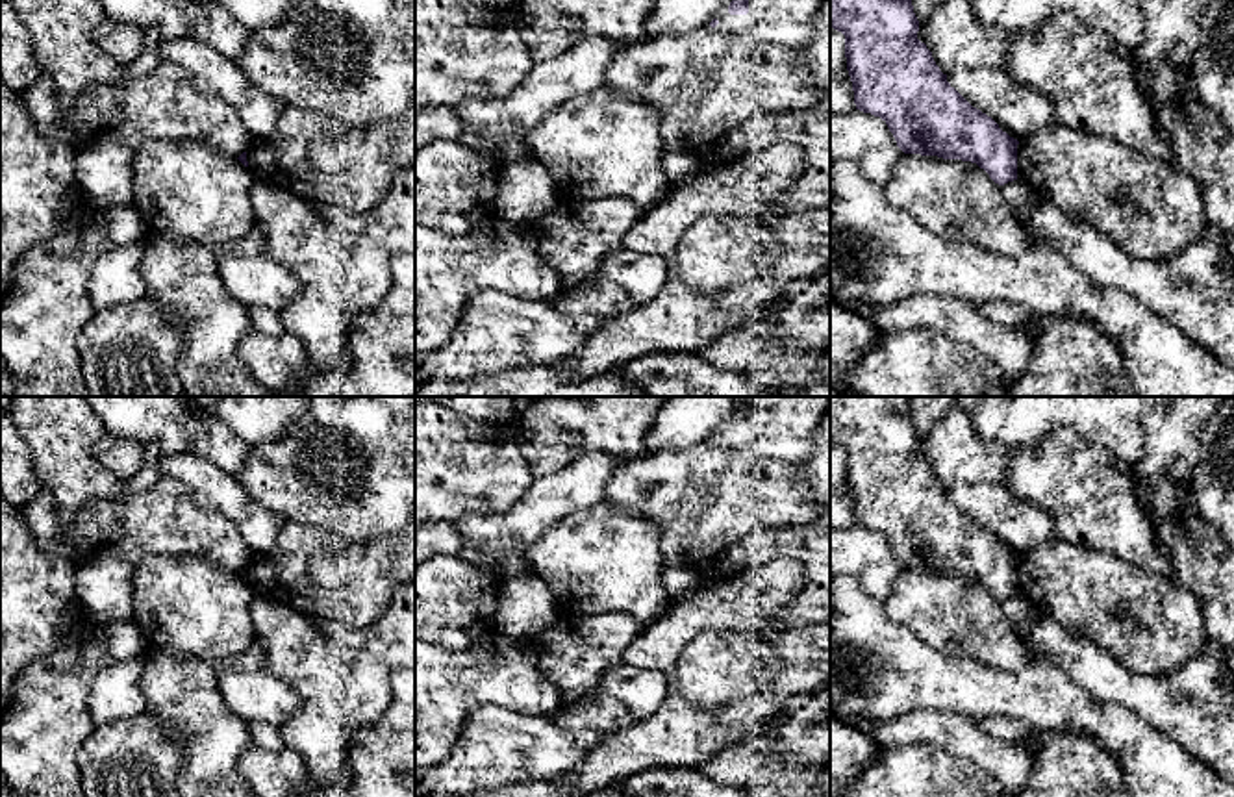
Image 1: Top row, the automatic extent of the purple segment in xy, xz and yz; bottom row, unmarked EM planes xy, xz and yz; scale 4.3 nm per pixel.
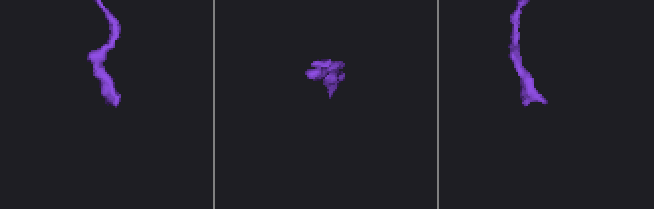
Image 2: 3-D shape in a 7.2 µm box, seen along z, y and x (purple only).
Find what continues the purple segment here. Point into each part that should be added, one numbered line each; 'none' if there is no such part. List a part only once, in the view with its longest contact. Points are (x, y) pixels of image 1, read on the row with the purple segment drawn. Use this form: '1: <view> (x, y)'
1: xz (786, 23)

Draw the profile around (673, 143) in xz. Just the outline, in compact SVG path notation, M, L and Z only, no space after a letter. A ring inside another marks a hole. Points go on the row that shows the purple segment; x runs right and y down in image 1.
M711 26L624 46L604 85L658 108L671 154L723 141L758 109L797 113L823 100L800 48Z

